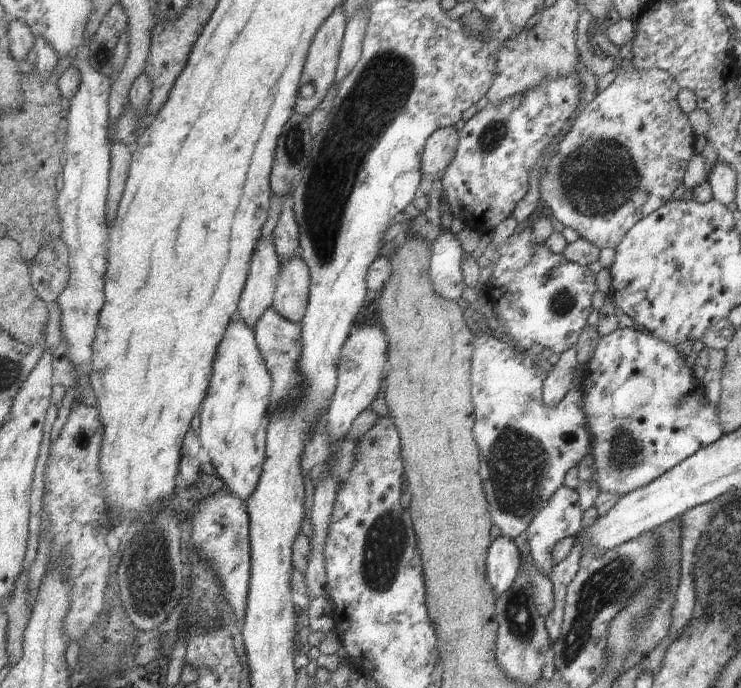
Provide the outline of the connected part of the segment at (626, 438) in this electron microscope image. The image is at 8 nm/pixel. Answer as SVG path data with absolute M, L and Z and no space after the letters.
M617 328L601 336L585 364L580 385L584 393L581 413L592 437L591 481L599 493L623 496L642 488L722 436L716 408L708 404L701 382L694 378L673 345L658 340L650 333Z

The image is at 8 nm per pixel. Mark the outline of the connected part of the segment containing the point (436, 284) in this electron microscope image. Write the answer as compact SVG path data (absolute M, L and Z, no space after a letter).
M450 232L441 233L431 246L430 280L434 292L446 300L461 303L466 287L462 270L465 252L459 240Z

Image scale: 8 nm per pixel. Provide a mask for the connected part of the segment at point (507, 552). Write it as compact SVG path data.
M499 536L492 542L486 566L488 580L498 599L510 590L522 570L522 553L513 539Z

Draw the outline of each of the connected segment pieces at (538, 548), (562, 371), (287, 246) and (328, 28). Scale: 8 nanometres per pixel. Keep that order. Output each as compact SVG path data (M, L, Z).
M564 485L548 501L546 508L536 517L536 520L529 526L527 531L528 542L530 545L530 554L537 564L538 568L545 575L551 574L553 570L552 553L553 546L559 543L563 538L573 537L581 530L582 509L578 504L577 492L575 489L569 489Z
M573 346L559 356L559 360L553 365L553 370L546 376L544 383L544 404L548 408L559 404L570 388L572 368L577 366L576 351Z
M293 208L281 212L271 238L282 264L300 253L300 233Z
M345 4L333 12L333 15L320 27L311 44L308 63L304 69L304 76L301 78L300 95L296 101L296 110L301 115L310 117L328 96L329 88L336 83L338 61L344 47L344 37L348 26L348 14L344 6Z

